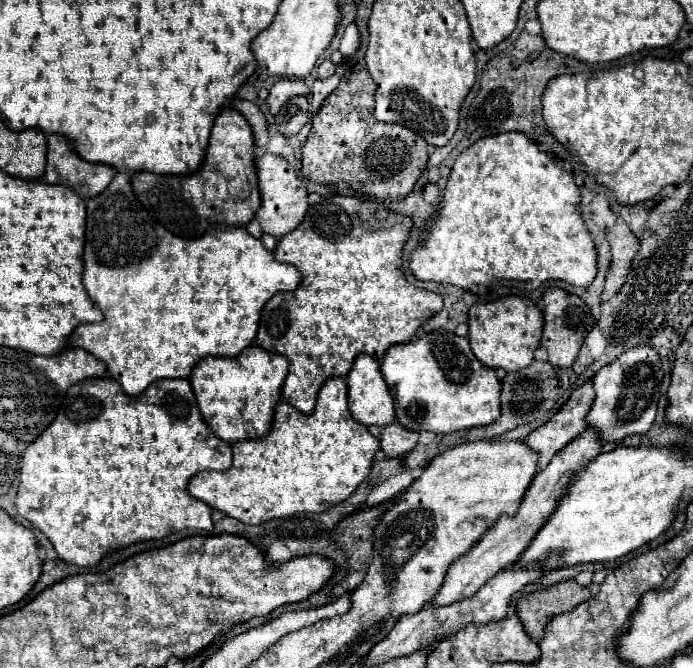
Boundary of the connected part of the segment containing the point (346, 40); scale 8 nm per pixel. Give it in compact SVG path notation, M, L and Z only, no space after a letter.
M348 25L346 31L344 31L344 37L340 41L340 53L344 57L348 57L348 55L352 55L358 49L358 45L360 45L360 33L358 33L358 29L356 29L356 25Z

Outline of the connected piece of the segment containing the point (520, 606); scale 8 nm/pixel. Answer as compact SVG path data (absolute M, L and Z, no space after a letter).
M570 579L520 597L516 601L516 613L524 625L526 635L532 641L540 641L548 617L552 619L558 613L568 613L588 599L590 589L576 585L576 581Z

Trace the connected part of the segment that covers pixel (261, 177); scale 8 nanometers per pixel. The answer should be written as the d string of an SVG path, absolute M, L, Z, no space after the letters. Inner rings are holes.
M264 153L264 155L256 157L256 177L258 177L260 197L262 197L262 205L256 211L256 219L262 227L262 231L272 237L282 237L282 235L294 231L298 227L298 223L302 223L304 213L308 209L308 201L306 201L308 191L306 191L304 183L298 179L298 175L294 173L294 169L288 165L286 159L272 155L272 153Z

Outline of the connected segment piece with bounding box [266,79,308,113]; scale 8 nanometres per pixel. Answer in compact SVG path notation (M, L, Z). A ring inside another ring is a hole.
M280 79L268 93L266 97L266 105L270 109L270 113L278 113L278 109L294 95L306 95L308 93L308 85L300 79Z

